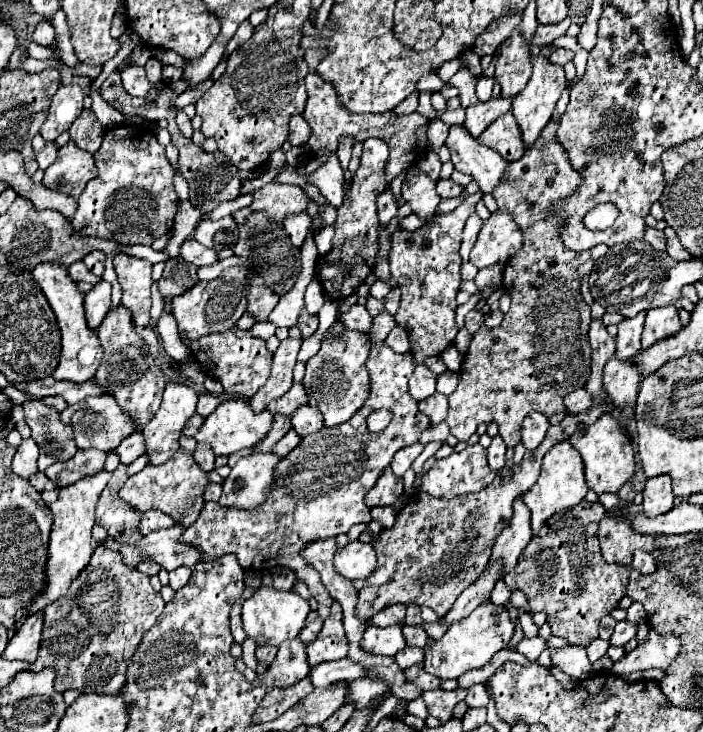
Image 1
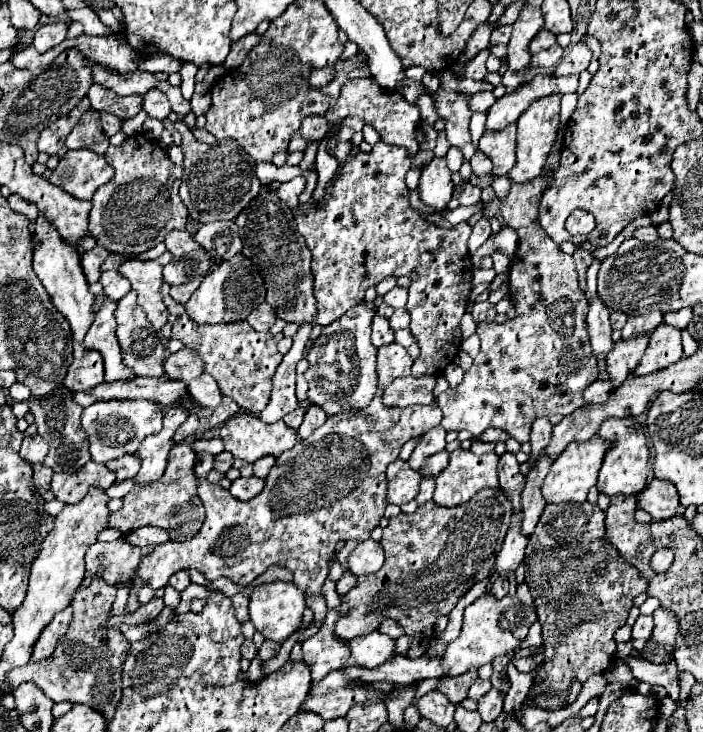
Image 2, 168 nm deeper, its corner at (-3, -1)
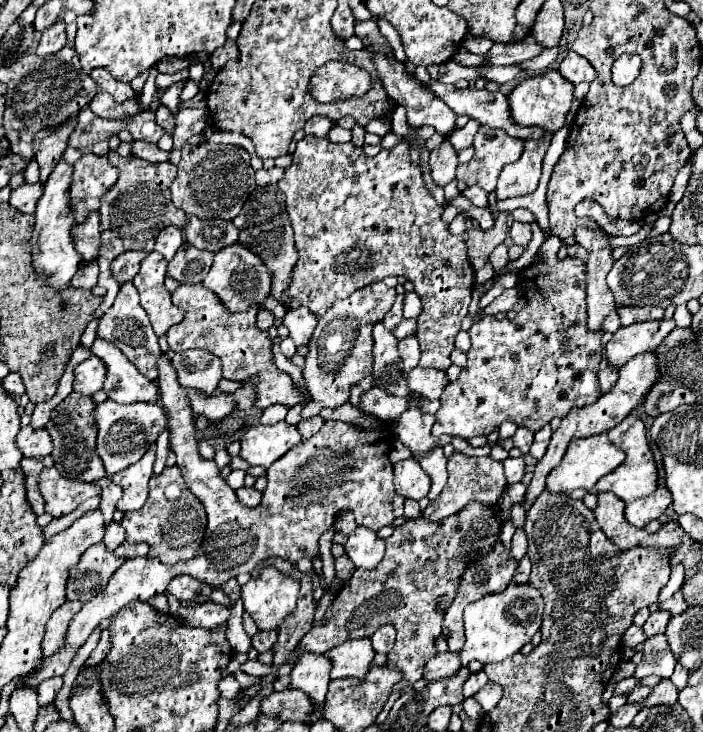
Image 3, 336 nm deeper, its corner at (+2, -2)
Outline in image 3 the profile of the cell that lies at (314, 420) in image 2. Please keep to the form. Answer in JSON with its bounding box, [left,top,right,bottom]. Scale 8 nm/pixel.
[296,417,324,439]

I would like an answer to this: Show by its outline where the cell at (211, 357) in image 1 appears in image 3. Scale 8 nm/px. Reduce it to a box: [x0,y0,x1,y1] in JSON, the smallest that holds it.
[168,283,310,409]

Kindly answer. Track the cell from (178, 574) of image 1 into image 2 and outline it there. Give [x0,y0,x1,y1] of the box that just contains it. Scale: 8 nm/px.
[169,570,191,592]

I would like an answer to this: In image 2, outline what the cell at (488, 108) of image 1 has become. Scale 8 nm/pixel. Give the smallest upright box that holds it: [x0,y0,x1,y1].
[487,74,579,130]

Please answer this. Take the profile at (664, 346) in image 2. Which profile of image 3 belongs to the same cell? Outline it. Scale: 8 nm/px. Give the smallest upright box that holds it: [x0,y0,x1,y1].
[526,353,656,501]

